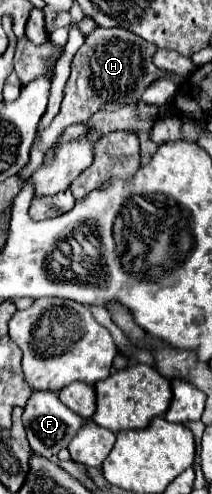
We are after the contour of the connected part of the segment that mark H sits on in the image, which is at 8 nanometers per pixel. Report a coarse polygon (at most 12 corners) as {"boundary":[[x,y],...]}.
{"boundary":[[95,27],[73,57],[61,111],[39,131],[29,179],[69,125],[137,103],[165,75],[157,47]]}

